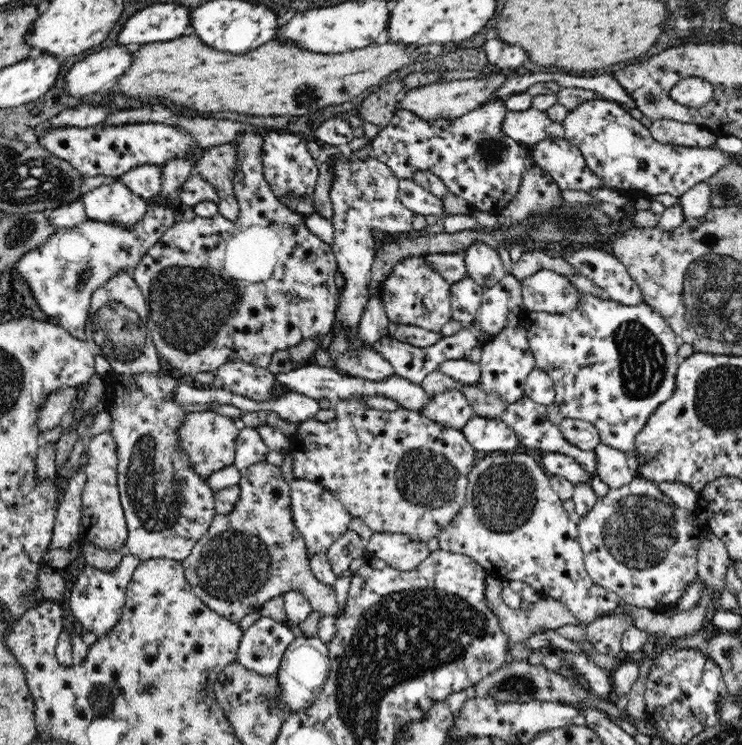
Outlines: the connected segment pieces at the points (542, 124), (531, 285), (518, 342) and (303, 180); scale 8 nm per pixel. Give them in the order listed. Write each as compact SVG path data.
M530 108L523 112L506 112L501 129L506 136L520 144L536 144L552 136L564 137L566 129L558 122L552 122L545 113Z
M539 270L521 281L525 311L572 314L580 308L584 293L569 276L553 270Z
M514 325L500 332L482 346L480 367L482 367L482 380L478 380L478 387L498 394L508 401L508 404L516 402L525 396L524 385L530 372L536 368L534 351L530 350L530 339L526 336L526 329L522 325Z
M271 130L263 138L261 159L264 163L264 175L278 198L286 191L292 195L312 195L319 175L318 164L308 151L308 139L291 132Z

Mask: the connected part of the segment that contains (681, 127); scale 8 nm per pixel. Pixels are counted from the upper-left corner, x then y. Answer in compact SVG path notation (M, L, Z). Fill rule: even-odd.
M668 119L653 121L649 126L652 136L661 143L692 147L711 147L717 136L697 124Z

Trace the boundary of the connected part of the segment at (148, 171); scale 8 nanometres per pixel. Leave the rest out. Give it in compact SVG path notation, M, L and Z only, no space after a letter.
M140 166L121 174L116 179L126 188L147 202L156 199L161 187L162 166Z

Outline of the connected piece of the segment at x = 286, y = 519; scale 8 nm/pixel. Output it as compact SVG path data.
M267 462L251 465L241 471L239 486L240 499L236 509L226 515L217 515L207 533L196 541L190 556L182 561L185 576L194 594L216 614L238 623L246 614L258 612L267 600L283 596L290 589L302 589L313 610L334 618L337 614L334 588L326 587L310 573L304 539L292 519L290 484L284 481L280 468Z

